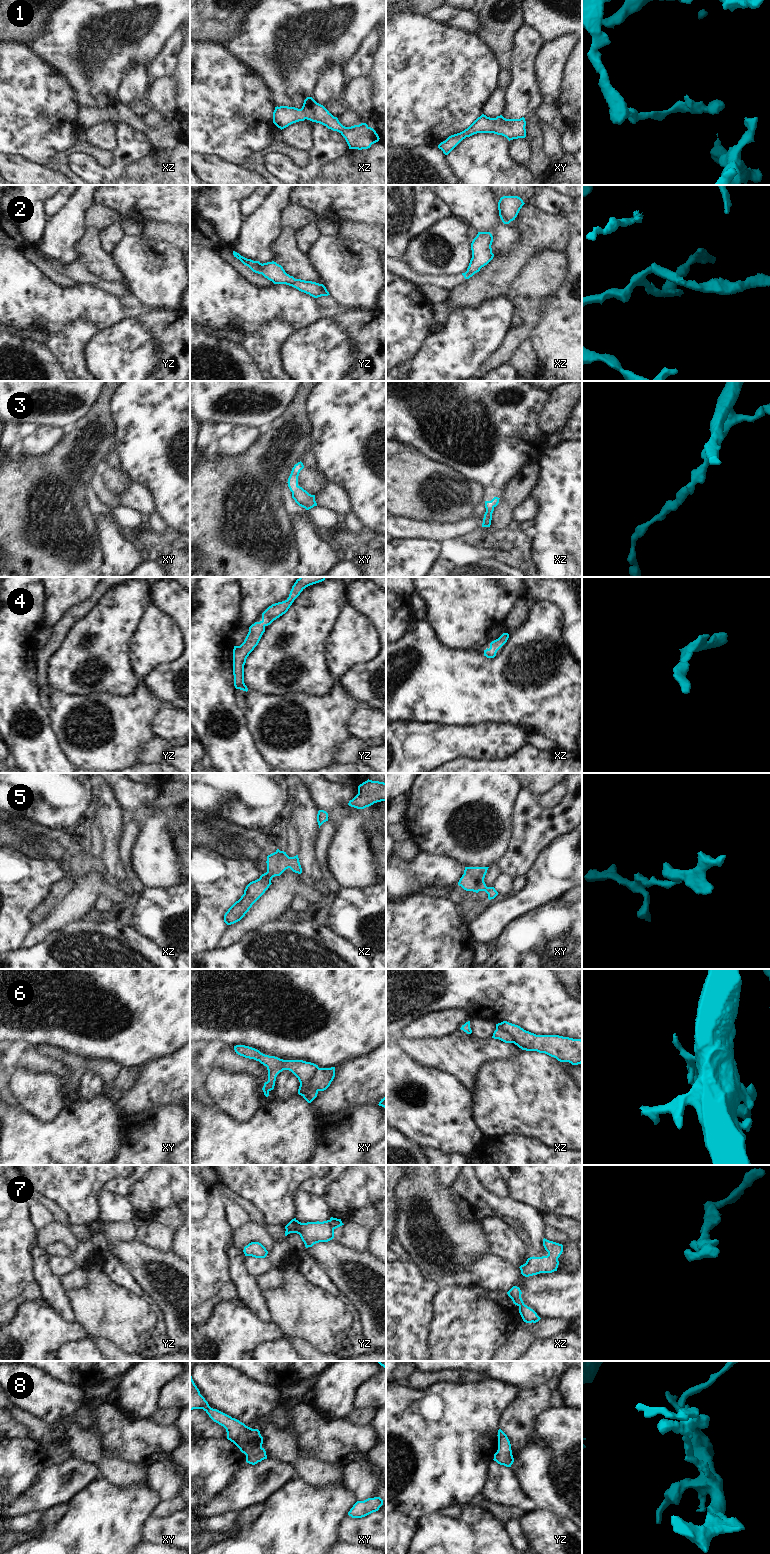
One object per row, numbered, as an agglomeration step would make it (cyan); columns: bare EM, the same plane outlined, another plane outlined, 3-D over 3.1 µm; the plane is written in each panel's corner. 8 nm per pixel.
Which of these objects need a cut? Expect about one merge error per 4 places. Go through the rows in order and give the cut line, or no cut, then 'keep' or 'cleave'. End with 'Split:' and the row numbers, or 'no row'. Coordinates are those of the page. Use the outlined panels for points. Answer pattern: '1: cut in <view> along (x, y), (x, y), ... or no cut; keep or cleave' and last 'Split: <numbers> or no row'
1: no cut; keep
2: no cut; keep
3: no cut; keep
4: no cut; keep
5: no cut; keep
6: cut in xy along (318, 1067), (305, 1085), (300, 1083); cleave
7: cut in yz along (328, 1220), (334, 1228); cleave
8: no cut; keep
Split: 6, 7

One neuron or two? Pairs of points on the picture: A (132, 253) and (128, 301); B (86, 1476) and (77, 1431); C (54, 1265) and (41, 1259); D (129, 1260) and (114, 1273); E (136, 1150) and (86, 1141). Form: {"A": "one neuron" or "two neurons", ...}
{"A": "two neurons", "B": "two neurons", "C": "two neurons", "D": "two neurons", "E": "two neurons"}

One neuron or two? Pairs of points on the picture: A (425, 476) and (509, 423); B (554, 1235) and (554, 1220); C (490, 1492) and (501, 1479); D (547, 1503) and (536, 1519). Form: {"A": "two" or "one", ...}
{"A": "two", "B": "two", "C": "one", "D": "two"}

